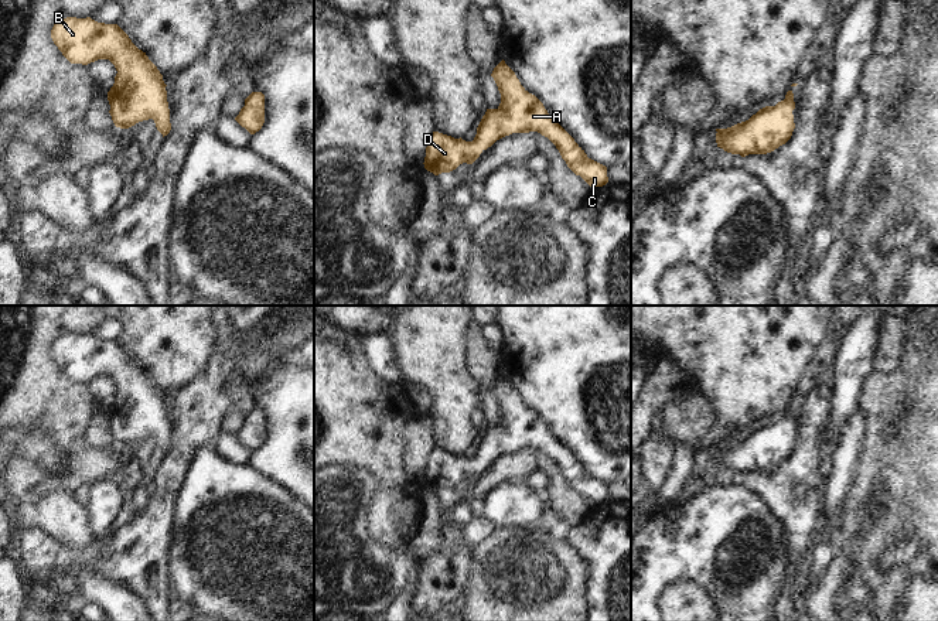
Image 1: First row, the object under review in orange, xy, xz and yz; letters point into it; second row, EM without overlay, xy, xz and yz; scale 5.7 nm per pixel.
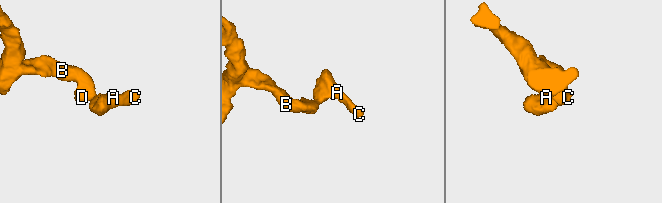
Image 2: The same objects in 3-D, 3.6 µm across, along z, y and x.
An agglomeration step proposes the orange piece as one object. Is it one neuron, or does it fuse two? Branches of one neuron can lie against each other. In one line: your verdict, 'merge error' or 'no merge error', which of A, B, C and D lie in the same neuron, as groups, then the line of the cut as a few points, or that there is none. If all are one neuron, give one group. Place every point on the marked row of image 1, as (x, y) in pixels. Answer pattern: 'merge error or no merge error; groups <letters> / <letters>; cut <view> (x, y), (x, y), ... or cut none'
no merge error; groups A B C D; cut none

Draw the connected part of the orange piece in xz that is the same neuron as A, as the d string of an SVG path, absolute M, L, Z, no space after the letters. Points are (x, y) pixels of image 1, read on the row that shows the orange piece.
M504 59L494 68L491 76L494 78L501 93L499 106L497 109L487 109L477 127L477 134L473 141L433 132L429 136L429 144L426 147L426 157L423 163L427 171L434 175L450 173L463 163L473 164L484 150L505 136L512 133L538 132L556 146L567 167L576 175L580 175L590 187L603 187L608 182L607 167L587 157L574 139L548 113L543 103L521 85L515 72L505 64Z

